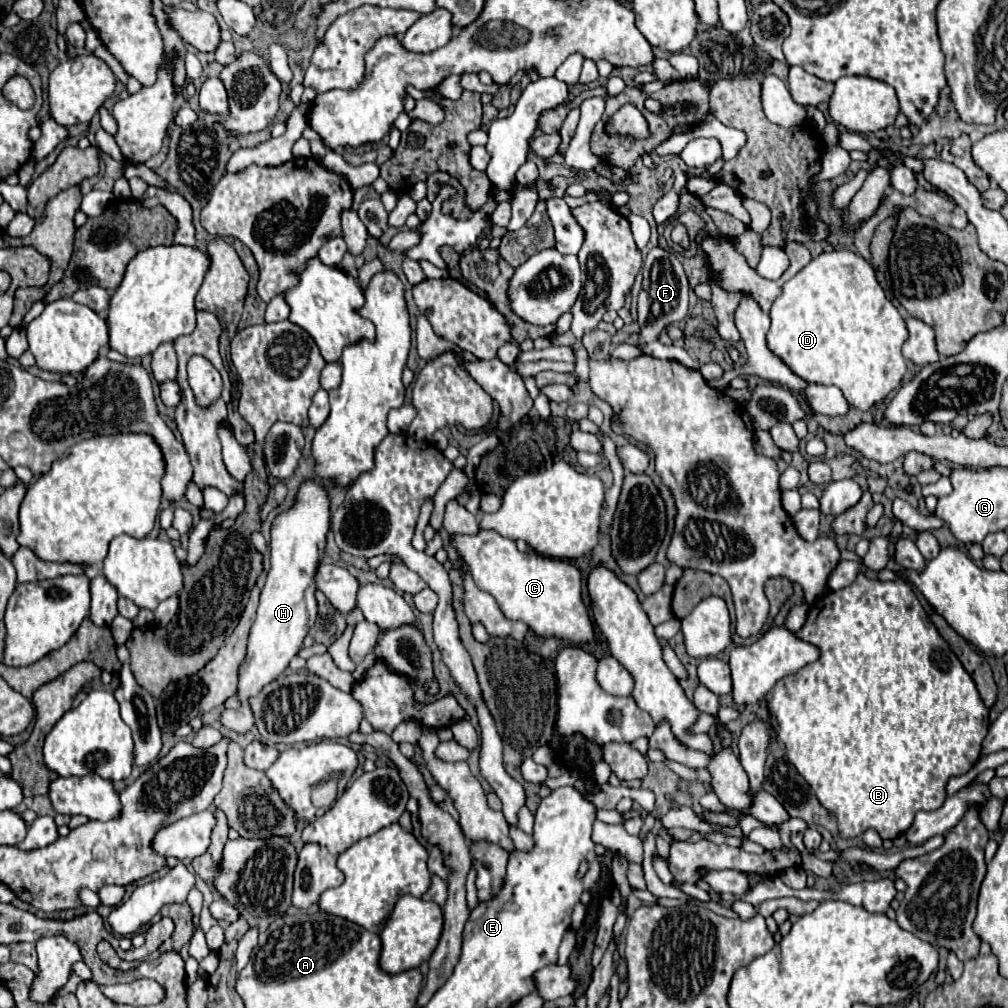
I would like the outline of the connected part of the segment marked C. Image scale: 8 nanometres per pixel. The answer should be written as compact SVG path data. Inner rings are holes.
M479 529L475 535L451 535L451 543L479 589L491 593L503 615L527 623L537 635L559 637L573 643L593 639L593 625L581 601L581 573L563 559L549 559L539 553L521 553L513 539L497 531Z

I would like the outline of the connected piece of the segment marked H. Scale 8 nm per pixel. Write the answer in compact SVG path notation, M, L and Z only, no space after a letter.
M303 483L297 493L297 503L279 515L271 527L271 569L267 573L265 587L261 591L261 603L255 623L247 641L247 655L239 667L237 697L241 705L273 679L277 679L297 655L309 627L317 617L315 601L315 571L319 557L326 555L326 539L329 531L329 499L319 483Z

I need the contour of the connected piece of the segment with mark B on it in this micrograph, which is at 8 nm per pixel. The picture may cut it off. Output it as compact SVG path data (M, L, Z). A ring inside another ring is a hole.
M859 573L849 587L843 587L839 591L829 591L815 605L809 607L807 623L803 625L801 631L797 631L797 637L815 645L819 649L819 659L805 665L795 675L783 677L771 689L773 697L769 711L777 719L777 739L785 745L789 761L805 777L805 781L817 795L819 803L837 817L839 833L843 839L859 837L867 829L875 829L883 839L895 839L899 833L909 829L917 811L935 811L943 805L943 801L947 799L945 783L949 777L963 775L977 763L981 741L985 739L989 729L989 709L983 705L971 675L963 669L961 661L955 657L947 641L939 635L937 627L929 619L925 607L921 605L913 589L901 579L879 581L879 579L869 579L865 573Z

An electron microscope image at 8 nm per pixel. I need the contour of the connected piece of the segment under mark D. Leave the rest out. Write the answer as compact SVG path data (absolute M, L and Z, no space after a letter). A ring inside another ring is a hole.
M831 251L811 259L783 285L783 293L775 299L769 315L771 329L767 333L767 347L807 383L839 387L847 403L859 411L869 411L883 401L901 383L907 371L901 355L901 347L909 335L905 321L897 307L885 297L871 263L857 253Z

